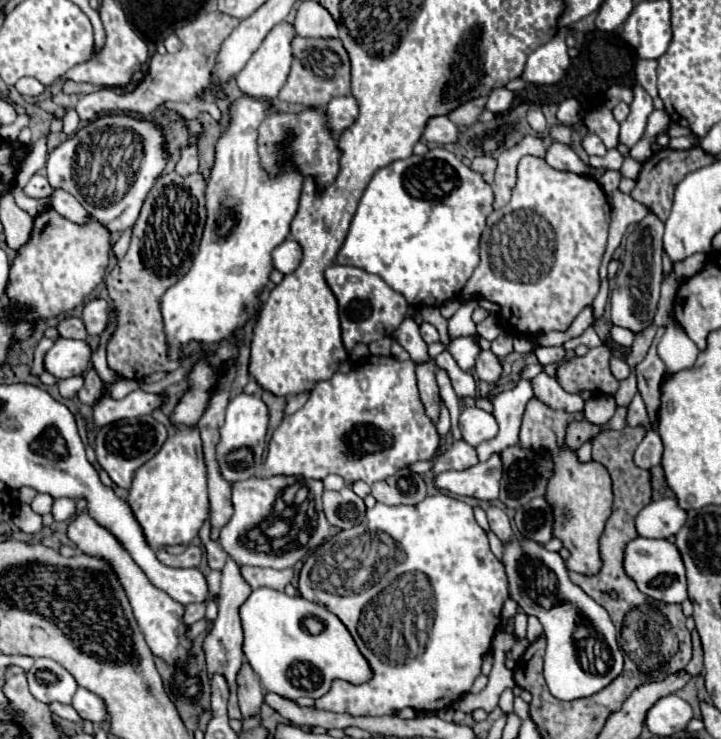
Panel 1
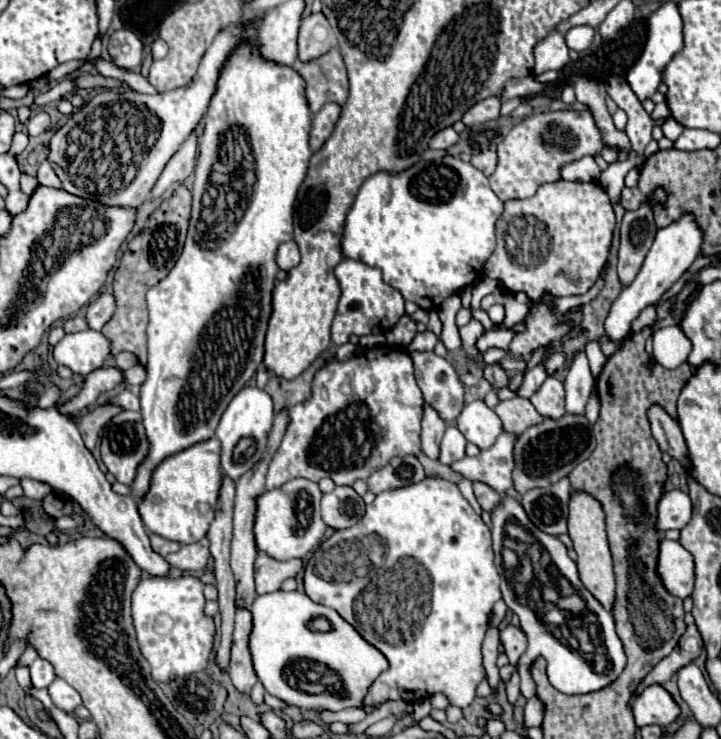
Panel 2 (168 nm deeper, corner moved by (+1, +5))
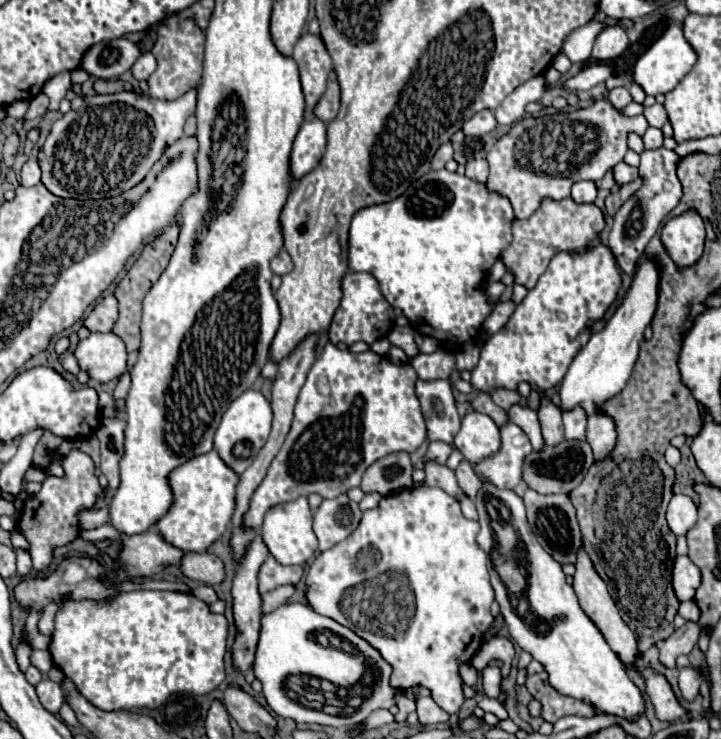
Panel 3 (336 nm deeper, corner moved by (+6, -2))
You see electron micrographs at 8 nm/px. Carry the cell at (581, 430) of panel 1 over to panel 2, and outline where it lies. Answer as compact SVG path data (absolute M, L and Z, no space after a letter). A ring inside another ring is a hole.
M565 414L559 420L543 420L527 428L517 444L515 444L515 472L513 482L517 492L525 494L531 488L543 488L555 484L557 480L569 476L569 472L581 462L591 456L595 448L595 434L585 416L569 416Z

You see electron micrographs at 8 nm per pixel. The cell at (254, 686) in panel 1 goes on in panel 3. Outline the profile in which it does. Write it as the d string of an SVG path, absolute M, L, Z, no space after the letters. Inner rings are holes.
M260 535L250 543L246 555L240 559L238 563L238 571L234 577L234 585L232 585L232 611L234 611L234 625L236 625L236 639L232 645L232 665L236 667L238 673L246 675L246 671L252 667L254 663L254 651L256 651L256 643L258 643L258 633L260 633L260 615L262 615L262 599L258 595L258 569L260 563L268 557L268 549L264 547L264 541L260 539Z

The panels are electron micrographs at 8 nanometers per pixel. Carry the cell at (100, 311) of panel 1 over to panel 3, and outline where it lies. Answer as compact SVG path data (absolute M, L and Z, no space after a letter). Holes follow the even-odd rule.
M106 295L102 301L92 309L92 313L84 319L84 325L92 333L108 333L118 319L118 307L116 307L116 297Z

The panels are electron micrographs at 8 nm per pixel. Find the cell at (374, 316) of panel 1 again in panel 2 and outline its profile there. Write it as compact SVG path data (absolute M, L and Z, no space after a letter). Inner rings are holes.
M345 258L335 268L335 276L341 284L341 300L339 300L337 316L335 316L333 326L331 326L331 342L335 346L345 344L351 334L367 336L367 334L387 332L405 314L403 296L395 288L391 288L389 284L385 284L381 280L381 272L377 268L369 268L367 264Z

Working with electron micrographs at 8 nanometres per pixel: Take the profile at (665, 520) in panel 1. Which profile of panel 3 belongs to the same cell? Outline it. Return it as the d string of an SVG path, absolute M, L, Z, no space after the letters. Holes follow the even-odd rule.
M674 495L670 499L668 511L666 511L666 521L672 533L676 535L686 535L686 531L696 523L696 505L690 497L686 495Z

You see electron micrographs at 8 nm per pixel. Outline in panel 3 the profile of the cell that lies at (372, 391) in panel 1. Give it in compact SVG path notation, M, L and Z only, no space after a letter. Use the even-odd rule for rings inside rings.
M328 343L322 355L312 365L312 369L308 371L306 383L298 395L290 433L282 449L274 457L264 481L258 485L250 499L250 511L244 517L246 523L260 529L264 513L270 507L292 501L300 495L308 497L310 493L318 493L324 499L334 499L336 495L346 493L350 487L358 487L364 471L374 461L398 451L414 453L426 441L426 423L414 393L416 379L418 375L408 363L394 365L390 359L372 351L354 355Z

